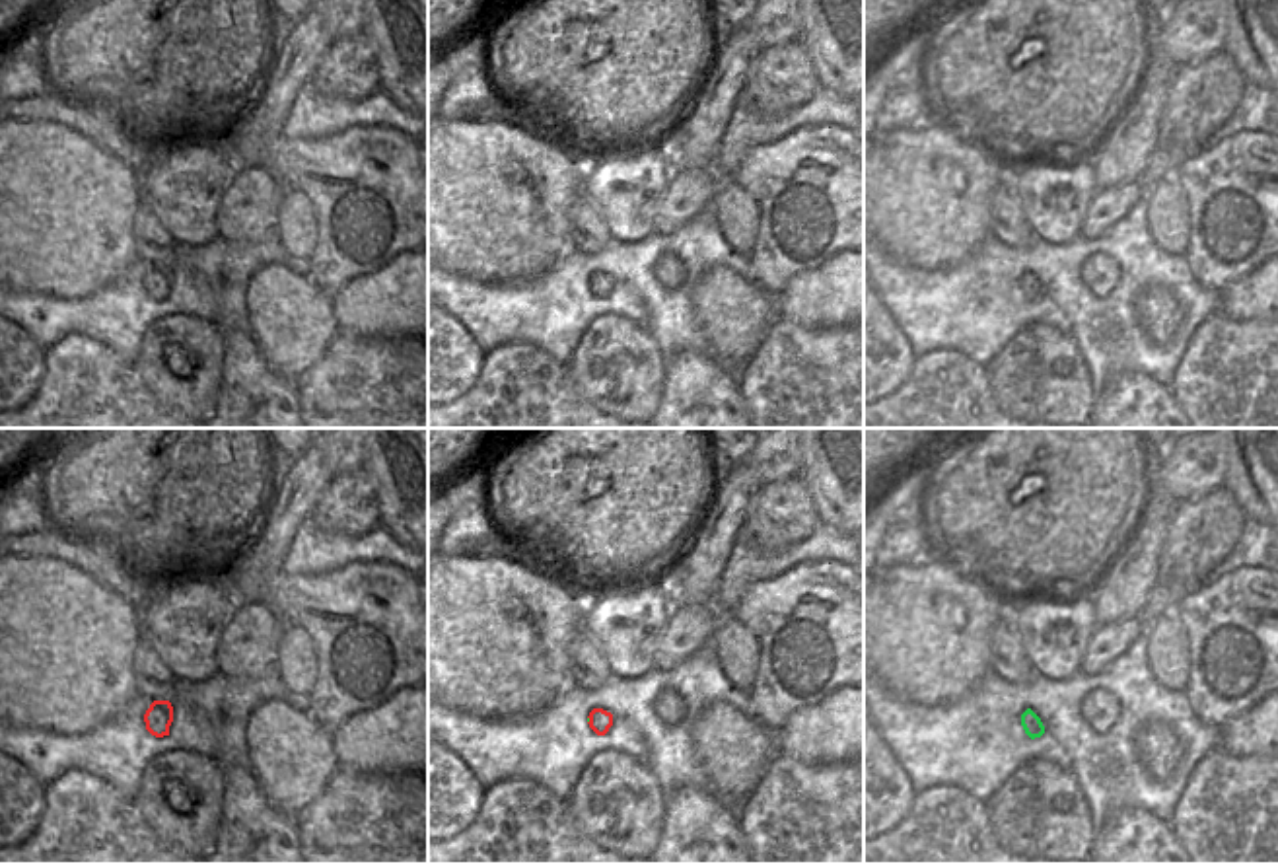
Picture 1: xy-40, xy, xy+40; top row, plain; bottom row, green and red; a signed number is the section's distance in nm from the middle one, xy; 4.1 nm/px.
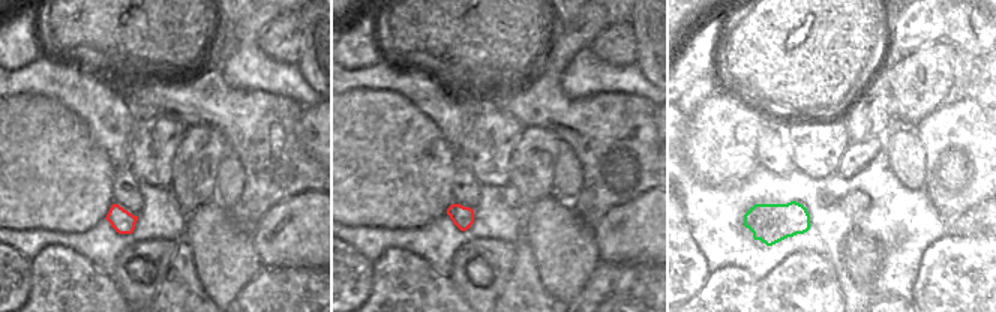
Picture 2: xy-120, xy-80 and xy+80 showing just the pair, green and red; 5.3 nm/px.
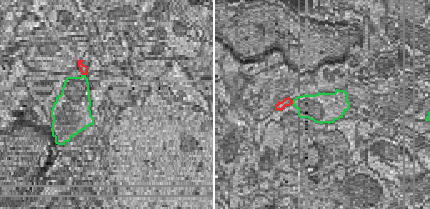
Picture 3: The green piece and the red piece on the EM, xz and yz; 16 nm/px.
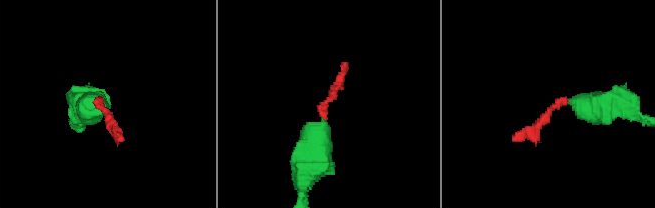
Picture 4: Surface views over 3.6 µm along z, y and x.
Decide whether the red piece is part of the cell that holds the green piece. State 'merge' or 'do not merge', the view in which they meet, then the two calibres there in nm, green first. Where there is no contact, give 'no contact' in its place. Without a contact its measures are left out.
merge; no contact

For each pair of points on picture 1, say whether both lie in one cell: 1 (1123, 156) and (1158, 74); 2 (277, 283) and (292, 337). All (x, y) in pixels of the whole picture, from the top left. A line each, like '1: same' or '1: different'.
1: same
2: same

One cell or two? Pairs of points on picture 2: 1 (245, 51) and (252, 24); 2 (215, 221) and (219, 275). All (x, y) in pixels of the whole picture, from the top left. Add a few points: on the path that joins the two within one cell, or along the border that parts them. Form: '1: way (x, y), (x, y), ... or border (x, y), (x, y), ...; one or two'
1: border (257, 41), (239, 42), (222, 66); two
2: way (215, 234), (219, 261); one

